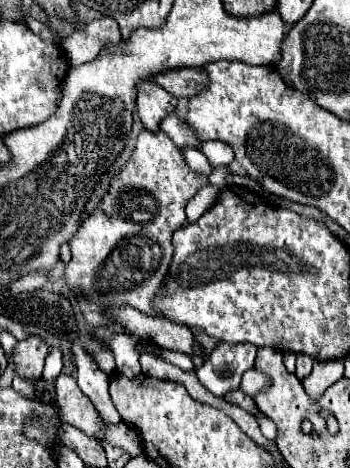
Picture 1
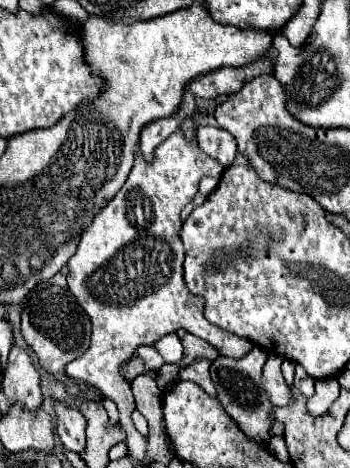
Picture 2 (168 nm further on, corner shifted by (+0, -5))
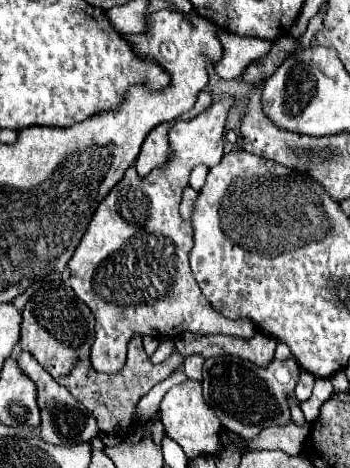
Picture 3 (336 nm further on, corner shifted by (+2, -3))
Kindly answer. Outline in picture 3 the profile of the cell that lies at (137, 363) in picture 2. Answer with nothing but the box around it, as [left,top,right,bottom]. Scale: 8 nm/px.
[21,283,183,433]

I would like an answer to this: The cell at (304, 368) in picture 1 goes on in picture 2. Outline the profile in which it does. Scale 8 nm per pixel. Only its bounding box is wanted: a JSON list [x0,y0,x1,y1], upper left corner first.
[293,365,315,397]

